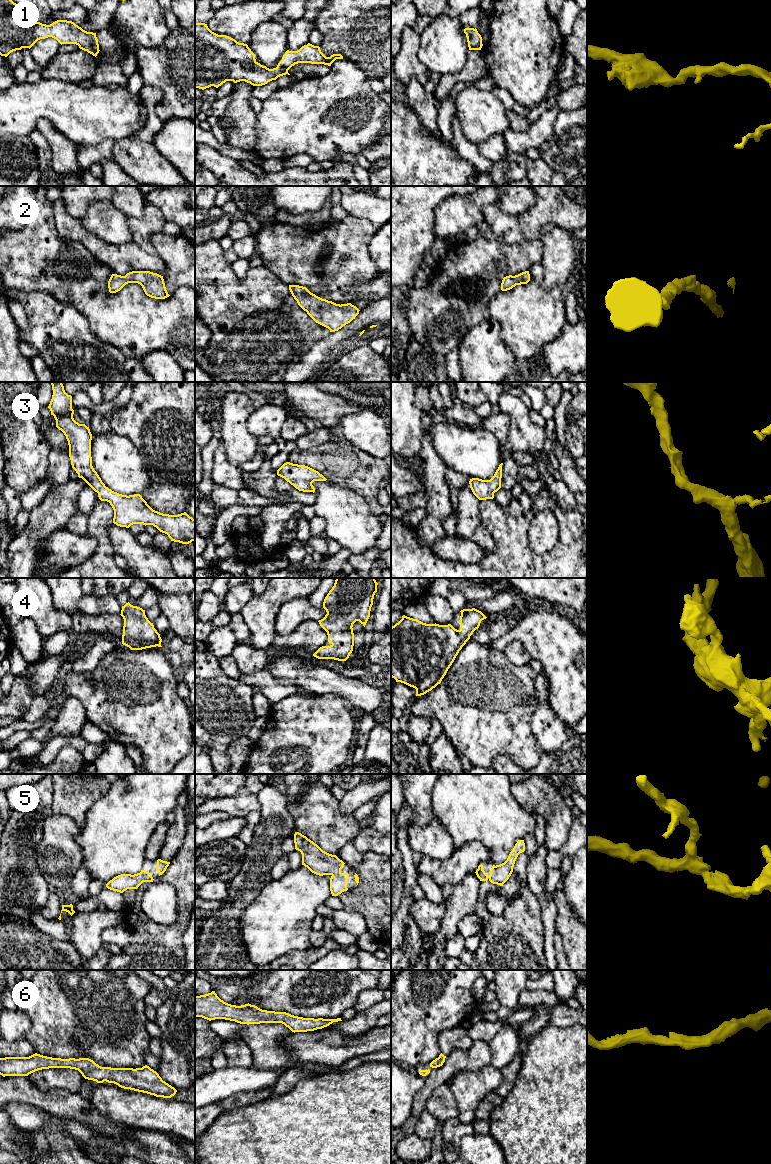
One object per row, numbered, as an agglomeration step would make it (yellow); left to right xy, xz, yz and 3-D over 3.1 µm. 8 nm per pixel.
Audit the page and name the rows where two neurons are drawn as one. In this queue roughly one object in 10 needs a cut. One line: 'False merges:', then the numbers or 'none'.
False merges: none

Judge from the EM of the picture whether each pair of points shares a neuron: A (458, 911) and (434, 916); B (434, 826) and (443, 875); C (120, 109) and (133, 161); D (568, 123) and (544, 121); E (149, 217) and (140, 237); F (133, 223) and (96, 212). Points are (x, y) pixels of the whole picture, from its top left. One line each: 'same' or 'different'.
A: different
B: different
C: different
D: different
E: same
F: different

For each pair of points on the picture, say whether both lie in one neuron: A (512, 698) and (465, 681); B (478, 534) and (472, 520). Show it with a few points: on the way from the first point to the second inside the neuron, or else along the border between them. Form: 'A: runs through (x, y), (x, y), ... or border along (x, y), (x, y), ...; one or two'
A: runs through (500, 698), (482, 698), (477, 693); one
B: runs through (476, 531), (472, 527), (472, 523); one

